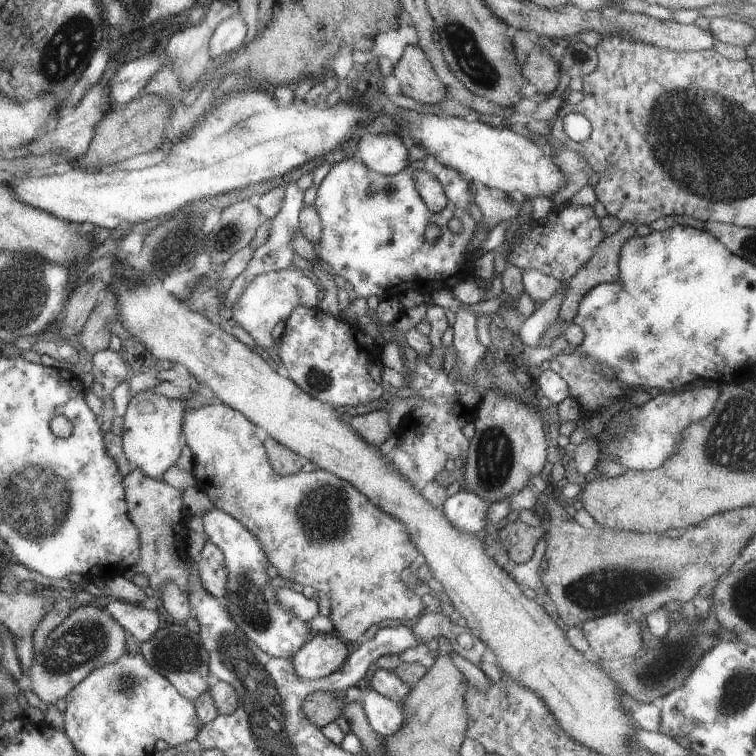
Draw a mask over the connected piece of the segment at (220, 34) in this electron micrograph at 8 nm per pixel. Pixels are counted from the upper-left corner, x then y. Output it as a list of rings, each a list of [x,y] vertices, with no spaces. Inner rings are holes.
[[[236,12],[218,24],[209,43],[208,52],[212,59],[227,52],[232,53],[243,44],[247,34],[247,24],[243,18],[243,13]]]

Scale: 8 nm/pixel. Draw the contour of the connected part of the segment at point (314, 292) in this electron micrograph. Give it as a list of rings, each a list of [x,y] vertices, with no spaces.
[[[290,264],[286,269],[269,271],[257,275],[252,279],[239,298],[232,304],[228,316],[232,317],[238,327],[252,336],[252,339],[264,350],[276,347],[276,342],[272,339],[272,330],[281,321],[287,321],[290,314],[300,304],[309,308],[317,308],[320,303],[318,294],[323,291],[302,270],[294,264]]]

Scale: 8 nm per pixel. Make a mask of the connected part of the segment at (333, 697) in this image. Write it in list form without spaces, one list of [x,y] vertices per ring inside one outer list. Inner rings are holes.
[[[337,688],[308,694],[302,702],[304,716],[321,729],[344,712],[346,691],[345,688]]]

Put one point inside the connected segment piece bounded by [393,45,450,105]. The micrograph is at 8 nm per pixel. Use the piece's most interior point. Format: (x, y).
(417, 78)

